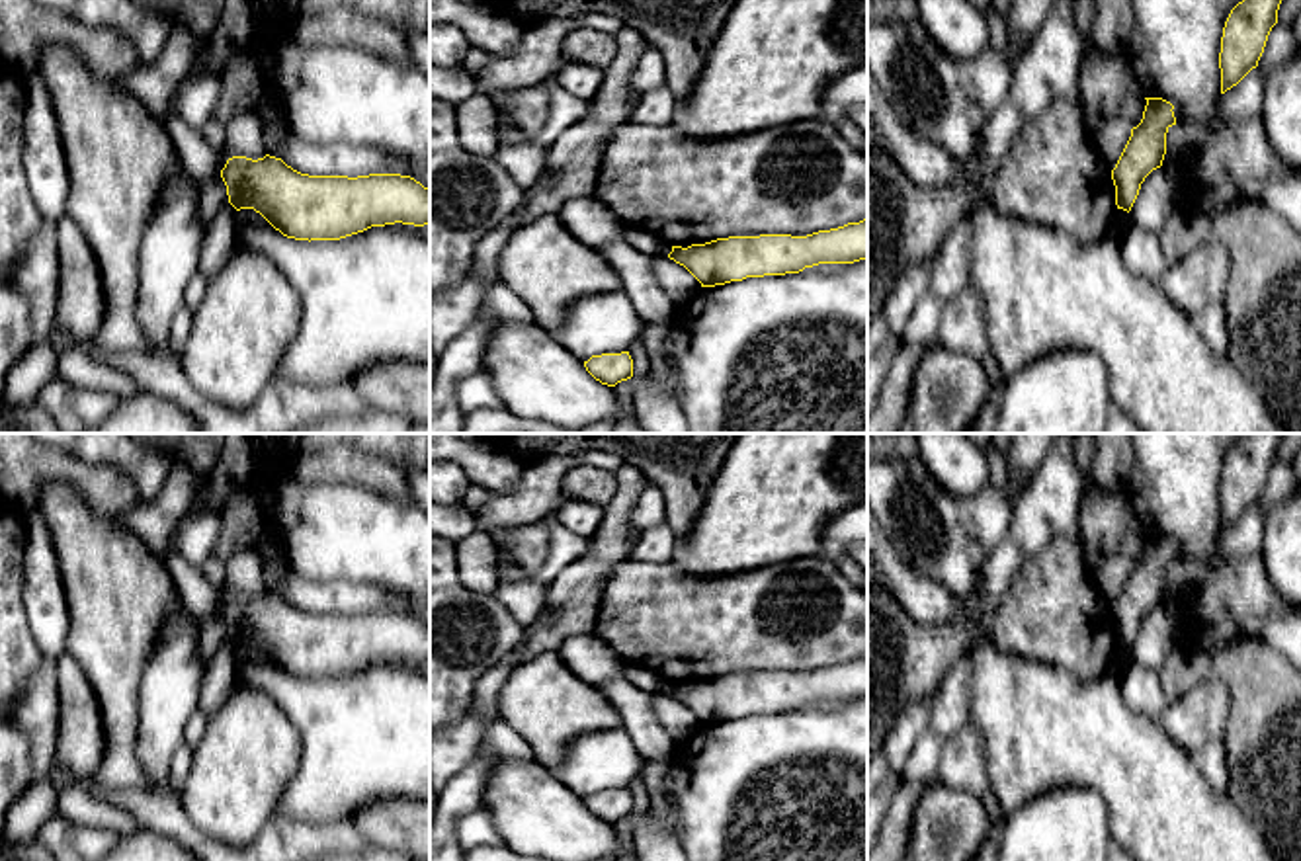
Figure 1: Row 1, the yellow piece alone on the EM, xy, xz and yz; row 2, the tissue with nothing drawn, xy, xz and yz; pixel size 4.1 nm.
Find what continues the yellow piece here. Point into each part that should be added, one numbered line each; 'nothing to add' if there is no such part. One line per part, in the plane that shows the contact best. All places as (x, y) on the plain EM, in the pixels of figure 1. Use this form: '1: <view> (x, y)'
nothing to add

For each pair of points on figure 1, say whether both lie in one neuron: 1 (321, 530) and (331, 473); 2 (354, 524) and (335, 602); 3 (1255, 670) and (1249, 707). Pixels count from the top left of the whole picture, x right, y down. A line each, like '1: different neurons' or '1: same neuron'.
1: different neurons
2: different neurons
3: same neuron

